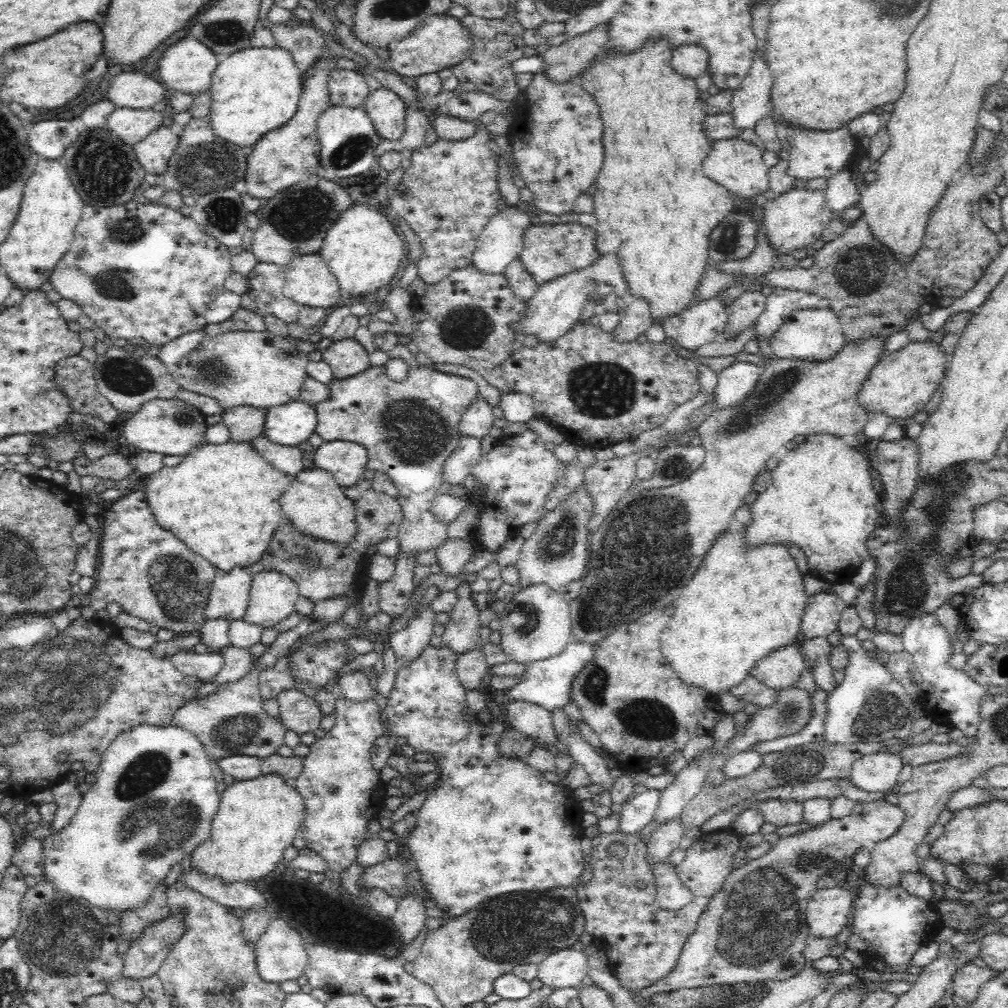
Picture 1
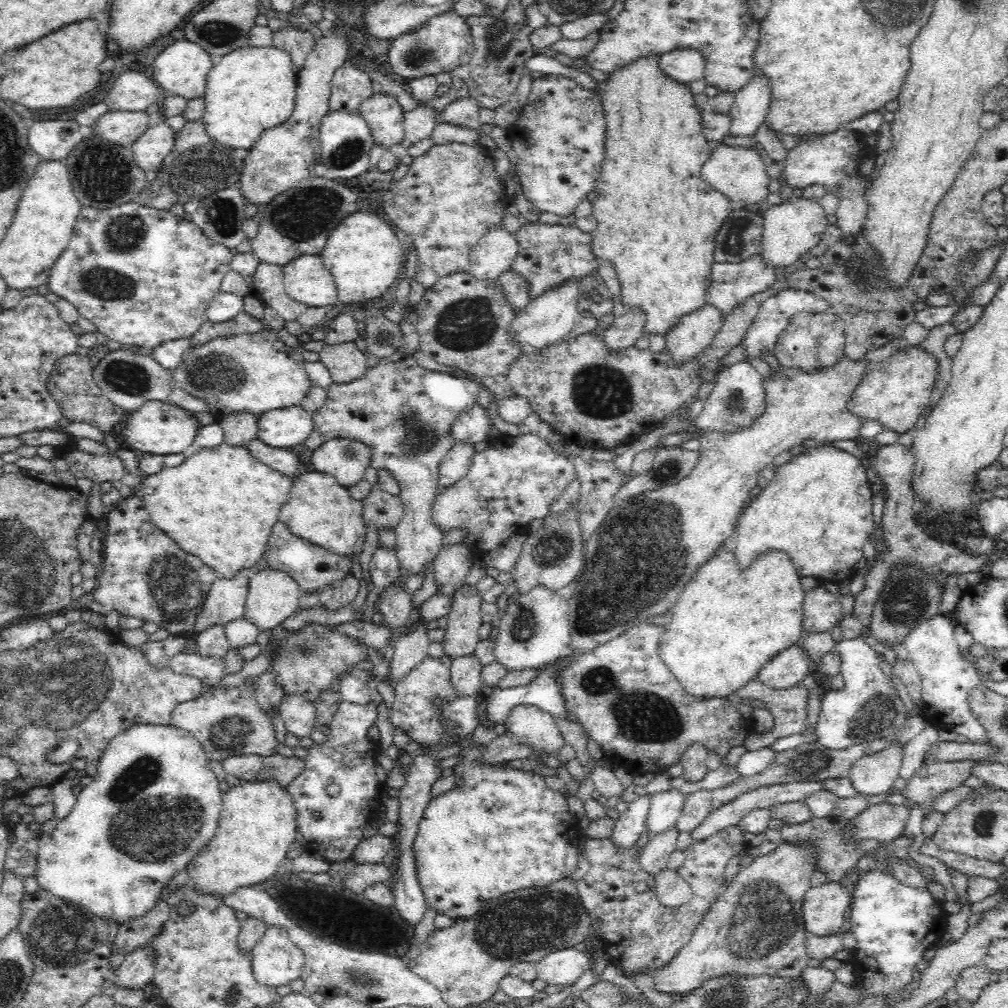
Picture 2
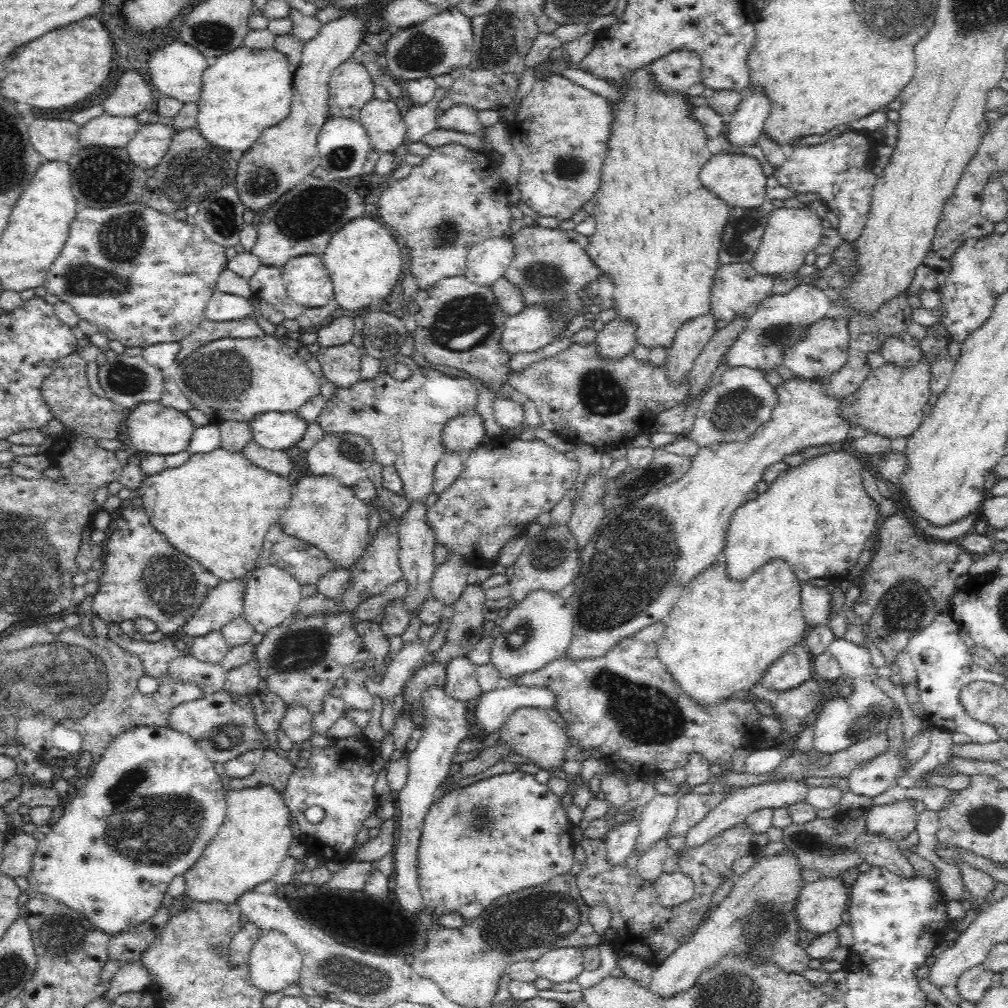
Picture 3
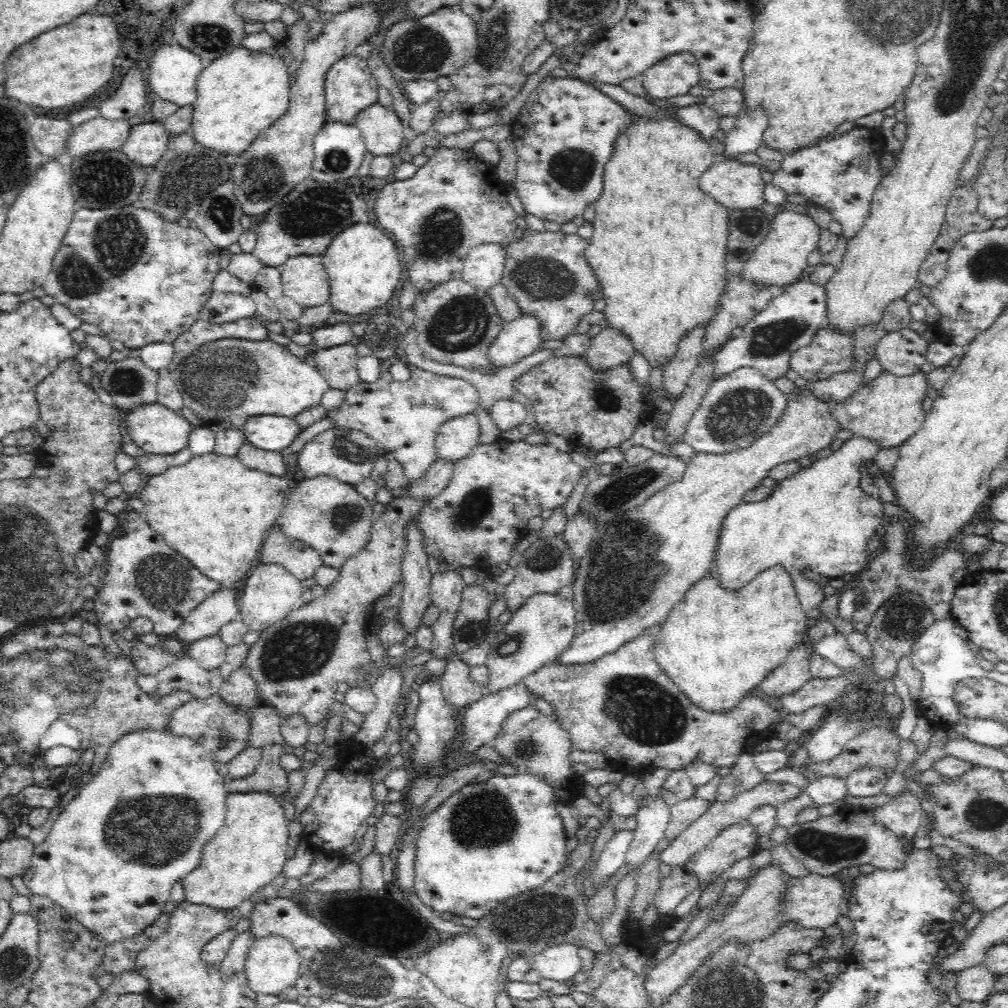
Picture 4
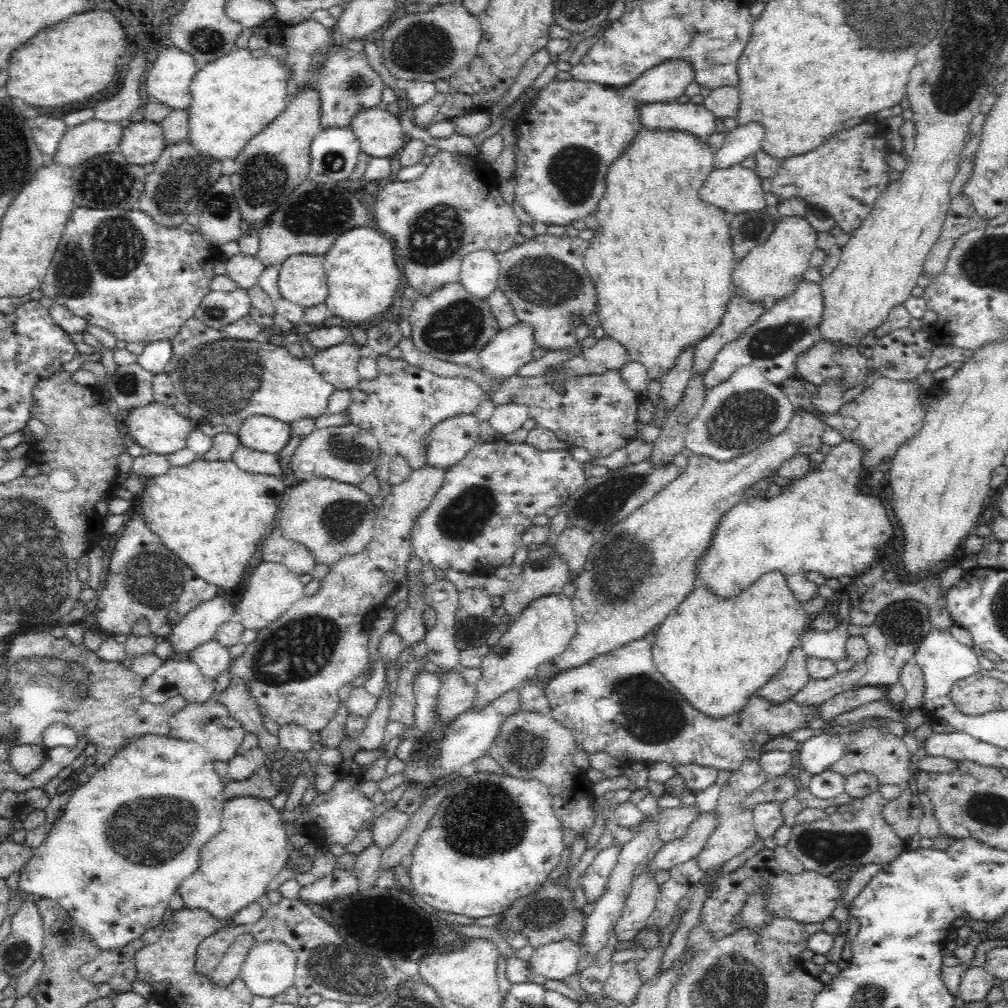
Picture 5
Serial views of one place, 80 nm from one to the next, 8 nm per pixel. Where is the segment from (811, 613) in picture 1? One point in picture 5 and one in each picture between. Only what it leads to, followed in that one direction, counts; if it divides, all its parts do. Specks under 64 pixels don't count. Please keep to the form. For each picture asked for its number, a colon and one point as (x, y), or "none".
2: (822, 609)
3: (816, 516)
4: (820, 519)
5: (819, 522)

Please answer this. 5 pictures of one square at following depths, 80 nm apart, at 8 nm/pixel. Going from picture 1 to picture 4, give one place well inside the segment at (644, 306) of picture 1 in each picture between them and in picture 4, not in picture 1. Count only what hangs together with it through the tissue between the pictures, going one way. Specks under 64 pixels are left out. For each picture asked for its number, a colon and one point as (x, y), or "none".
2: (625, 330)
3: (618, 337)
4: (610, 347)

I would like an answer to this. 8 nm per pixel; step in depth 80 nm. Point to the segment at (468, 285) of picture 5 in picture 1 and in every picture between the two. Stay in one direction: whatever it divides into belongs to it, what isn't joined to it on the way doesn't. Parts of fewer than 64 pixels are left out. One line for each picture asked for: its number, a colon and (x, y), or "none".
1: (501, 240)
2: (495, 252)
3: (487, 261)
4: (484, 265)

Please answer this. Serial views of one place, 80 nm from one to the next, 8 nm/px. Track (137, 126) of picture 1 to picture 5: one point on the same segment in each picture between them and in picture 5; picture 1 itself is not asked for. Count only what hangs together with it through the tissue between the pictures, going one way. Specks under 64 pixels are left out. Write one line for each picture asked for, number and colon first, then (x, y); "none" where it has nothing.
2: (119, 127)
3: (115, 131)
4: (98, 134)
5: (94, 137)

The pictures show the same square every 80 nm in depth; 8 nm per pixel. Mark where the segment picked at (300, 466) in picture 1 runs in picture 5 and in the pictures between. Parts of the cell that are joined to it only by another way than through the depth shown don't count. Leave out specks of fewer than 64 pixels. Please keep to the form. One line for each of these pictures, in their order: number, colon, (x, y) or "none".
2: (283, 460)
3: (278, 461)
4: (251, 457)
5: (250, 460)

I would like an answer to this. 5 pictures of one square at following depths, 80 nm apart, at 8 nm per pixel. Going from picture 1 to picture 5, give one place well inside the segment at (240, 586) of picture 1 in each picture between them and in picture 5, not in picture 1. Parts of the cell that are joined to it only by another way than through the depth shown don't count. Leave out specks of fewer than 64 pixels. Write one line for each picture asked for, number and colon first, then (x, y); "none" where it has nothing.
2: (226, 601)
3: (225, 602)
4: (222, 606)
5: (200, 625)

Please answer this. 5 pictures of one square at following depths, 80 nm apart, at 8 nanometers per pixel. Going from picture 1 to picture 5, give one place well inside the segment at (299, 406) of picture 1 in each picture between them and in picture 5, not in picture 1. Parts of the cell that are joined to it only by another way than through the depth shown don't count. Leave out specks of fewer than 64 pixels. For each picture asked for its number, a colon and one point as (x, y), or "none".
2: (284, 427)
3: (274, 430)
4: (274, 433)
5: (268, 434)

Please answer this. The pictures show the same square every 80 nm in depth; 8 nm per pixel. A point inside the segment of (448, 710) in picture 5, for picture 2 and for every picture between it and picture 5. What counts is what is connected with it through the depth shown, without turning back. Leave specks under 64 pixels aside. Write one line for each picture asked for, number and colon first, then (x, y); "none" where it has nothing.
2: (466, 671)
3: (462, 684)
4: (459, 690)

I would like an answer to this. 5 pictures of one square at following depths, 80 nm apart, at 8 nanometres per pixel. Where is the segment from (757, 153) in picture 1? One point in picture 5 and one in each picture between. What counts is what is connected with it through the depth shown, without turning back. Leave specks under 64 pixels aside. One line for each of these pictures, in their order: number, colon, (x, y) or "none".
2: (739, 172)
3: (738, 179)
4: (738, 186)
5: (737, 189)

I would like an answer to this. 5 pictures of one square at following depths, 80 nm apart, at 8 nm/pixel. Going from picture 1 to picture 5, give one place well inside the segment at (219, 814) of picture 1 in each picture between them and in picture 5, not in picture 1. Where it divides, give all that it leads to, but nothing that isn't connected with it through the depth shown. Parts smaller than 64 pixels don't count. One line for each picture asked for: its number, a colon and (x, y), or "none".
2: (258, 823)
3: (250, 845)
4: (249, 850)
5: (235, 866)

